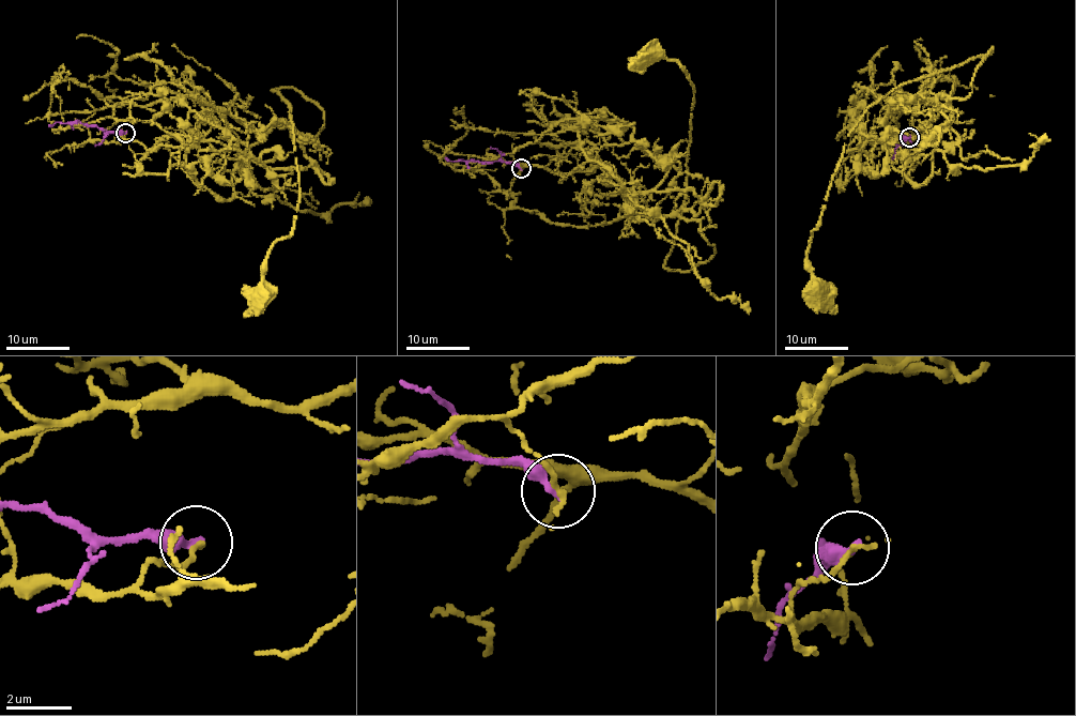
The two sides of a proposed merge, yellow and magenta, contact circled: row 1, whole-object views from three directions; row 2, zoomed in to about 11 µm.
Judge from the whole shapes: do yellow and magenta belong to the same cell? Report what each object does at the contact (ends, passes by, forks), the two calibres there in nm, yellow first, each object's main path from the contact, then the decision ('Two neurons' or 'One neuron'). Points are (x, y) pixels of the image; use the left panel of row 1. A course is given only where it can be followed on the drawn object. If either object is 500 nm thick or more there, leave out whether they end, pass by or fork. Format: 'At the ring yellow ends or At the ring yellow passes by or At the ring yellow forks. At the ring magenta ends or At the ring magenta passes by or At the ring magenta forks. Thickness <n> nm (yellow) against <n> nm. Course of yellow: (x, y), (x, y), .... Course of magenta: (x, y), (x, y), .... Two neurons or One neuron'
At the ring yellow ends. At the ring magenta ends. Thickness 190 nm (yellow) against 340 nm. Course of yellow: (125, 132), (182, 139), (229, 200), (245, 151), (322, 110), (272, 89), (298, 207), (261, 298). Course of magenta: (125, 132), (106, 131), (78, 121), (55, 122), (48, 126). Two neurons

